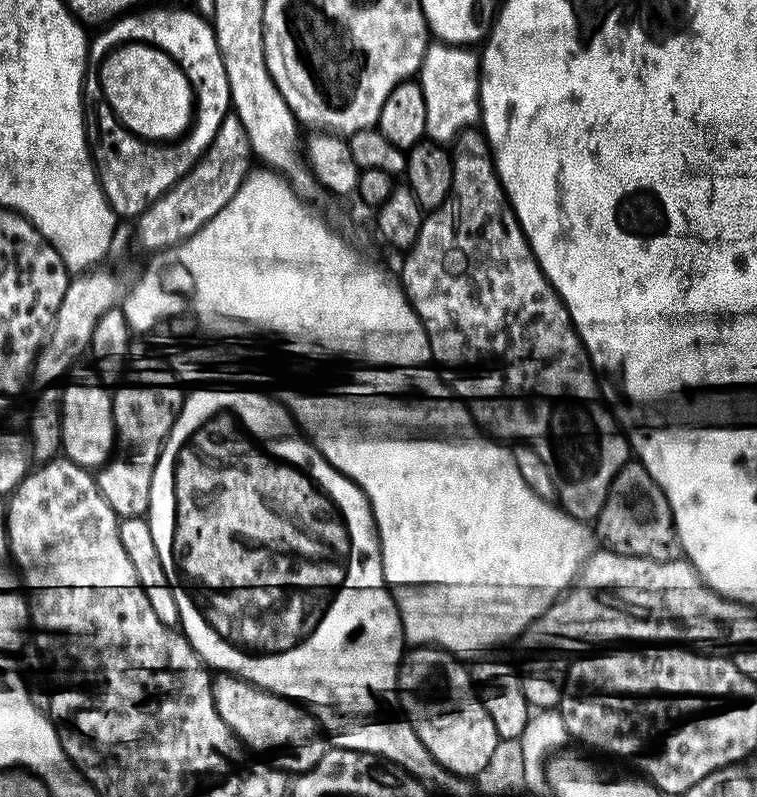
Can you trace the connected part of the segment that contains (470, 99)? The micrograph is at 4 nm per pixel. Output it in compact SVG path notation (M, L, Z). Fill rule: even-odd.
M443 42L429 43L418 71L429 137L451 141L461 130L475 125L481 119L478 56L472 52L475 51L464 46L449 46Z

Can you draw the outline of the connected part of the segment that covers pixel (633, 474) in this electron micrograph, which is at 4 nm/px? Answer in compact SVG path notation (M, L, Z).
M629 462L617 474L611 485L613 493L624 497L624 504L604 504L604 536L612 540L612 544L620 544L624 553L639 554L645 558L655 558L661 562L669 559L668 543L674 540L672 507L668 505L666 494L654 482L643 464Z

